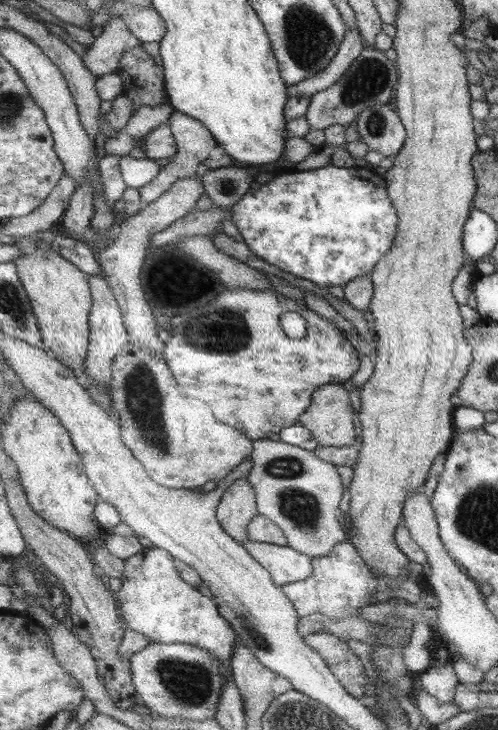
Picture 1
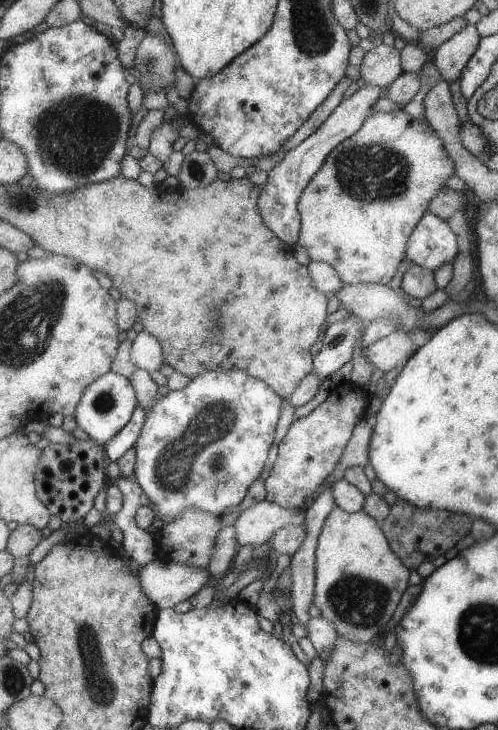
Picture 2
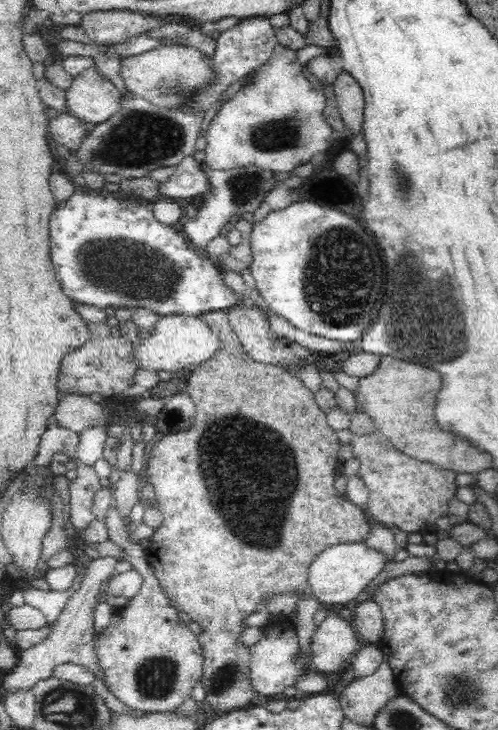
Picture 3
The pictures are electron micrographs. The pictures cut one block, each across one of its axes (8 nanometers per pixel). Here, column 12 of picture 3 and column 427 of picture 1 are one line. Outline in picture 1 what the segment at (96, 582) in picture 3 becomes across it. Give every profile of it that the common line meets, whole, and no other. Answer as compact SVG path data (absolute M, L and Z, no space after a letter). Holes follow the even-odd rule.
M437 656L432 659L426 671L418 674L418 682L428 694L435 696L441 703L453 702L453 692L459 683L453 661L441 663Z

